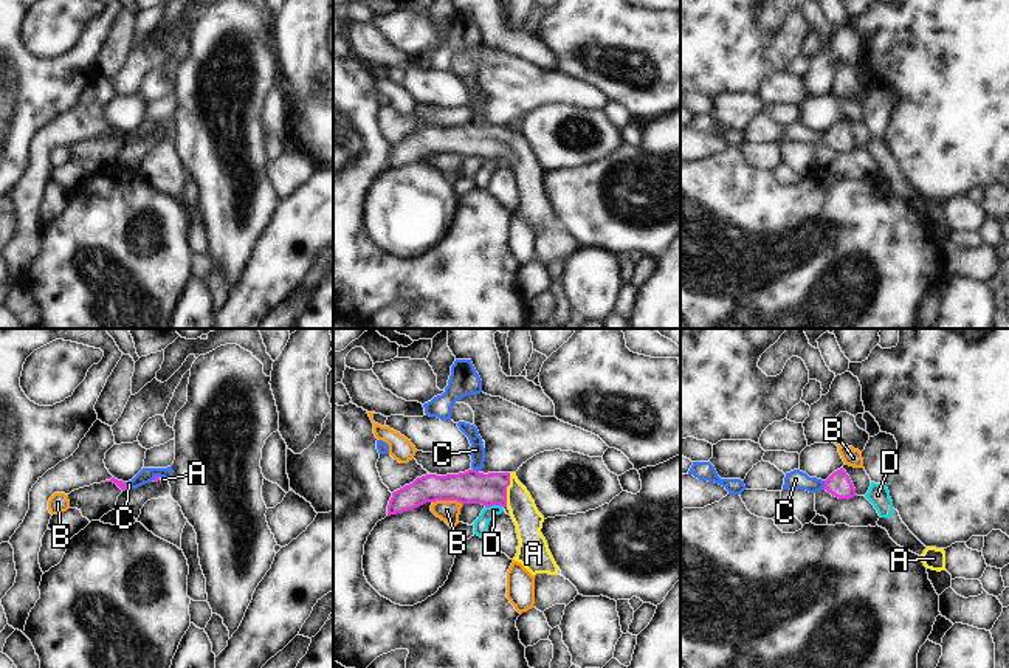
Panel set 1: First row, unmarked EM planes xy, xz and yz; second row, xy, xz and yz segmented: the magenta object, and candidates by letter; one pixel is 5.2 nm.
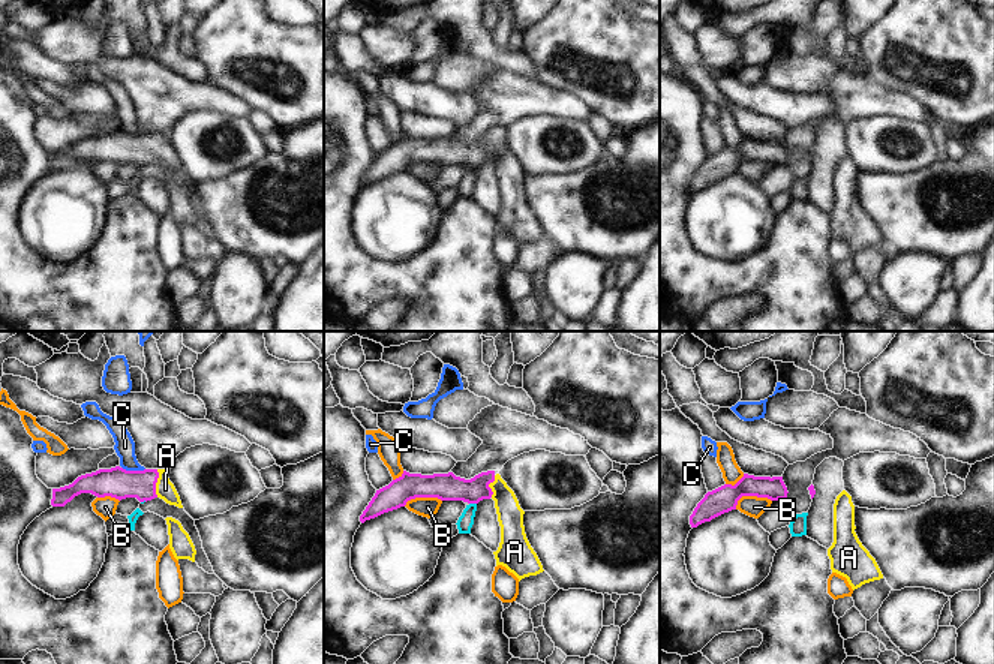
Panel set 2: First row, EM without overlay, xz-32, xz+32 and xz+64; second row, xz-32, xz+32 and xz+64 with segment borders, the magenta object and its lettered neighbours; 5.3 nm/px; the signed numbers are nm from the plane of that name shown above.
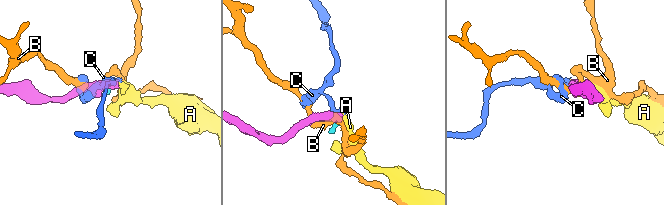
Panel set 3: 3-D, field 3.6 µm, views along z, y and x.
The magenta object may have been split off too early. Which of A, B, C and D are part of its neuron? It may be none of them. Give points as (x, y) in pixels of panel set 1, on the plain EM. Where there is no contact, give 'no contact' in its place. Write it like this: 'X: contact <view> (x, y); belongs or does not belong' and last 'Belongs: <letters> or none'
A: contact xz (506, 143); belongs
B: contact xz (448, 152); does not belong
C: contact yz (825, 138); does not belong
D: contact xz (493, 157); does not belong
Belongs: A

